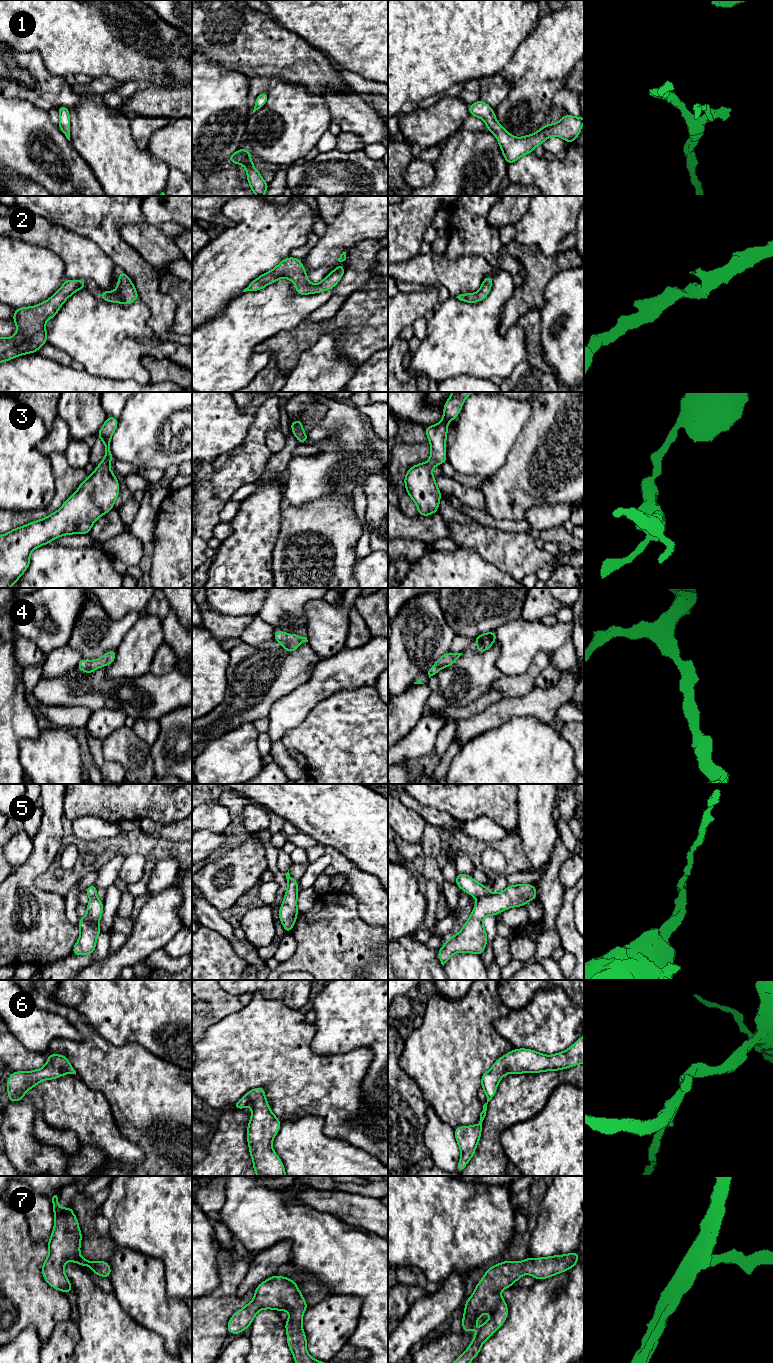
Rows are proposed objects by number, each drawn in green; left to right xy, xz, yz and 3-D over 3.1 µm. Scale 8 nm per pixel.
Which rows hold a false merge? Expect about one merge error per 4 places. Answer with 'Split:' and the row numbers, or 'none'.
Split: 5

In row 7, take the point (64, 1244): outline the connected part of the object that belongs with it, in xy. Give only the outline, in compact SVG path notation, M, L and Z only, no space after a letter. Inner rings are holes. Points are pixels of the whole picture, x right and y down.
M58 1192L53 1193L50 1197L55 1224L51 1238L47 1243L49 1255L42 1265L44 1280L54 1289L64 1293L73 1292L71 1283L64 1273L64 1264L68 1260L80 1264L83 1268L89 1264L95 1274L109 1278L111 1267L108 1262L94 1262L80 1256L82 1233L71 1206L64 1209L59 1207Z

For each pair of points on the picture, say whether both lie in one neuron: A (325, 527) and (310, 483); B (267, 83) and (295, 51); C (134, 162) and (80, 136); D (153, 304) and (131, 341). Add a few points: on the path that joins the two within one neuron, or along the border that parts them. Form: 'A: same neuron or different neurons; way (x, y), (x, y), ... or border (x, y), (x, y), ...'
A: different neurons; border (339, 494), (332, 493), (321, 496), (294, 507)
B: different neurons; border (250, 78), (265, 76), (270, 77), (274, 81)
C: same neuron; way (121, 161), (96, 136), (93, 136)
D: different neurons; border (140, 298), (149, 310), (148, 325), (154, 332)

